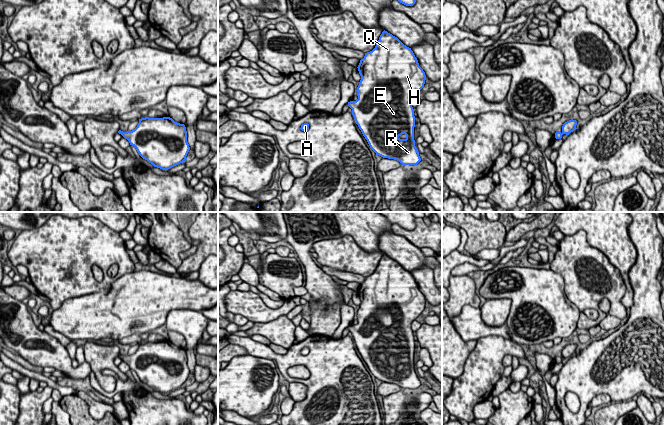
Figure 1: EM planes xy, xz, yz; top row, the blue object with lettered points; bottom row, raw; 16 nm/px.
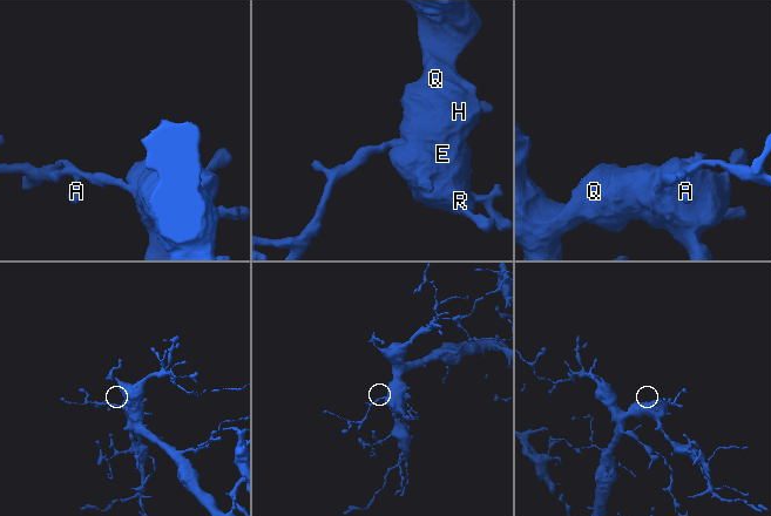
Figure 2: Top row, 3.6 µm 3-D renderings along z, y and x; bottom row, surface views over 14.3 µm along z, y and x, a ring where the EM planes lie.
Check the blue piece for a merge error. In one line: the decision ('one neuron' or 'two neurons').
one neuron

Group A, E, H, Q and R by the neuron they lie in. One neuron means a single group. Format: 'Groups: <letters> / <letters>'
Groups: A E H Q R

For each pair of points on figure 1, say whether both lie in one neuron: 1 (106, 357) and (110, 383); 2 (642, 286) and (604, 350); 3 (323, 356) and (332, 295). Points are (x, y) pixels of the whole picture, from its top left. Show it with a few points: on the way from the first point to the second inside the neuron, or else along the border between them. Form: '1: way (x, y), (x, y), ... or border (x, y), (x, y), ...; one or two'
1: way (99, 364), (99, 374), (103, 378); one
2: way (642, 304), (642, 319), (622, 339); one
3: border (310, 335), (328, 335), (331, 337); two

